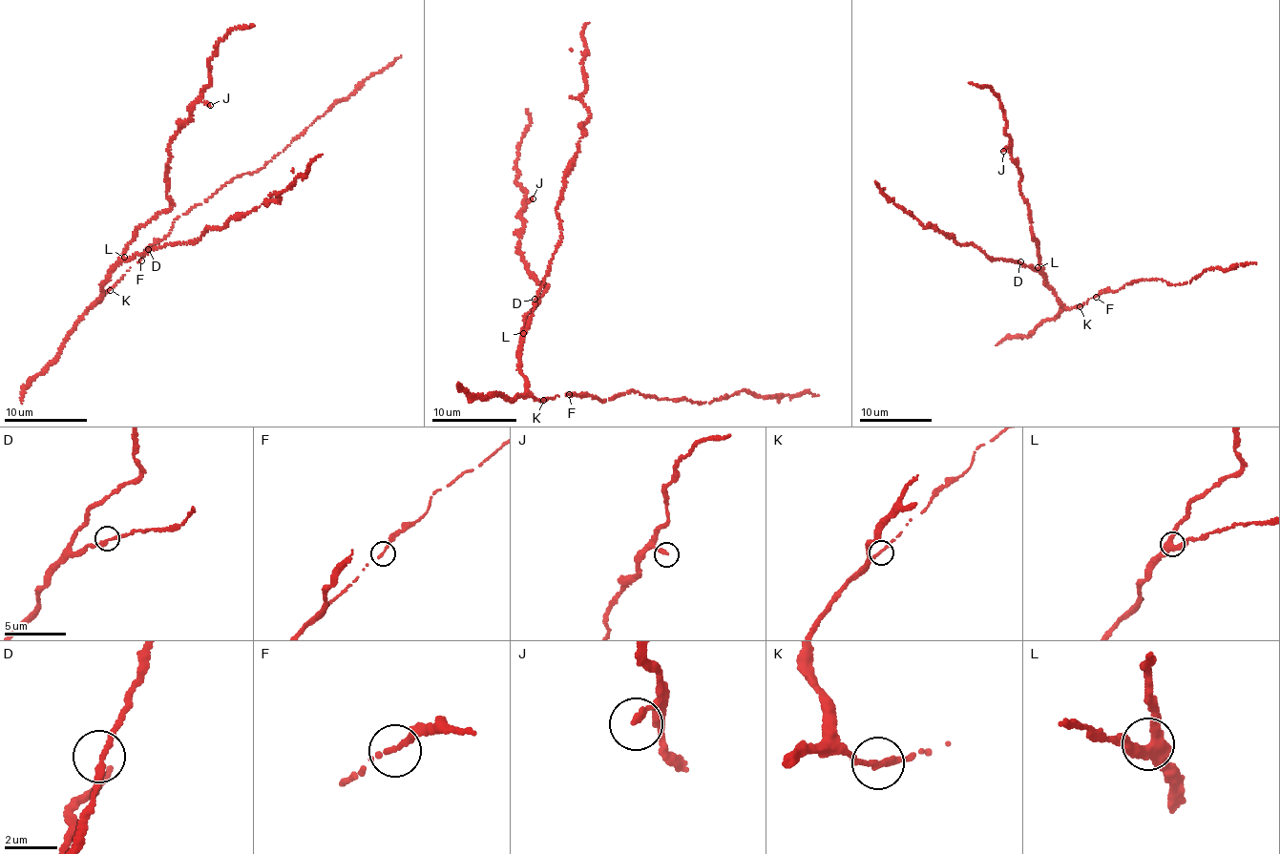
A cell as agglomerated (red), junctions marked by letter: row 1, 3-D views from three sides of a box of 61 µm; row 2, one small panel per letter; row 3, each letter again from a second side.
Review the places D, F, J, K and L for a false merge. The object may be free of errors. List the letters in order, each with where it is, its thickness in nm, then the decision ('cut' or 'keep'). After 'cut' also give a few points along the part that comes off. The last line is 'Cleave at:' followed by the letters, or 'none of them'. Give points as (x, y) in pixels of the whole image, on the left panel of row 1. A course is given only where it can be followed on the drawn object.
D: (148, 249) | 260 nm | keep
F: (141, 260) | 280 nm | keep
J: (210, 105) | 320 nm | keep
K: (110, 290) | 240 nm | keep
L: (124, 257) | 360 nm | keep
Cleave at: none of them

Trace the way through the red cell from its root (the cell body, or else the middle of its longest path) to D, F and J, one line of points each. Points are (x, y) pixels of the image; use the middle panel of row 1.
D: (533, 396), (528, 391), (516, 352), (532, 318), (535, 299)
F: (533, 396), (541, 400), (569, 394)
J: (533, 396), (519, 364), (521, 330), (546, 290), (532, 277), (515, 247), (523, 226), (519, 216), (533, 198)

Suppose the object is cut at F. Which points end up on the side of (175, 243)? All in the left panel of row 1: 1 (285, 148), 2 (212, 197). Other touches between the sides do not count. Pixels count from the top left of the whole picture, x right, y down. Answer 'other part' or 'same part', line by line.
1: other part
2: other part

